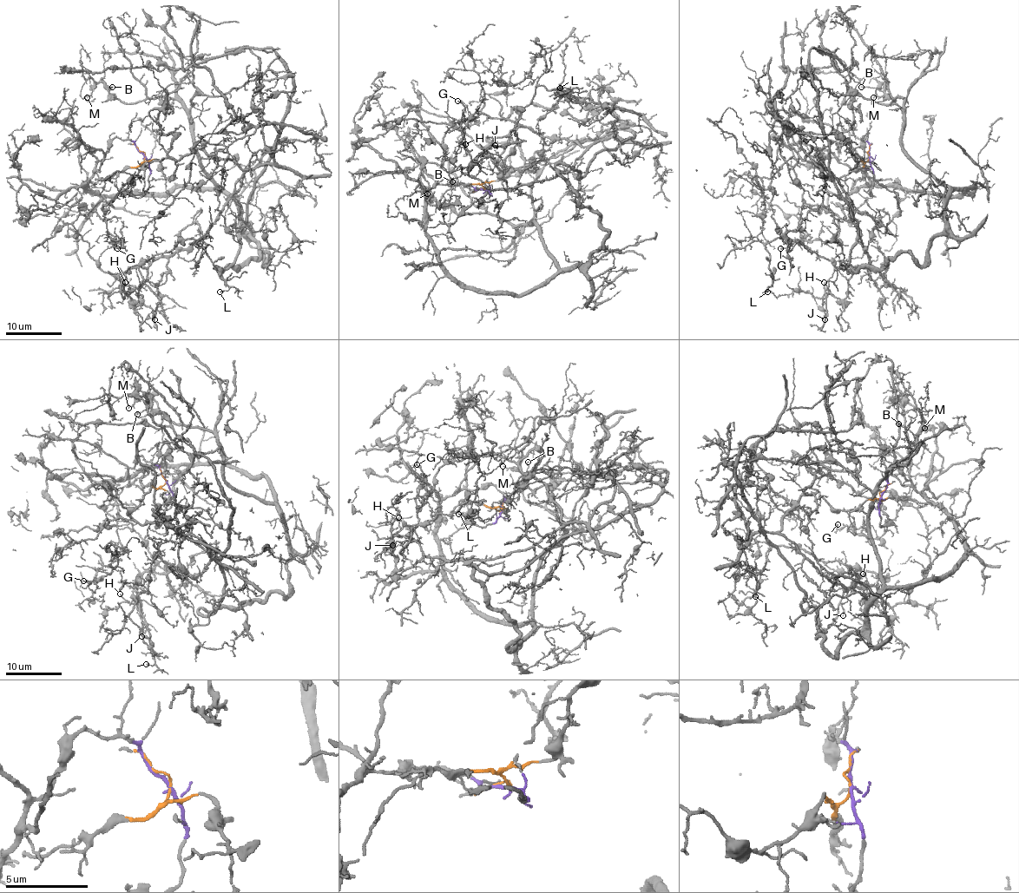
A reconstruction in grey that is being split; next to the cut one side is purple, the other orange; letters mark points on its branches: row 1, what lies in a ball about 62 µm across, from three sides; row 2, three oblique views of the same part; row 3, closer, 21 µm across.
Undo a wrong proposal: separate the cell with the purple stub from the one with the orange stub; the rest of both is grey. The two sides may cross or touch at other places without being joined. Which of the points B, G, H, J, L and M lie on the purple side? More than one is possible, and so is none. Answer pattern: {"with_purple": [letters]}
{"with_purple": ["B", "M"]}

